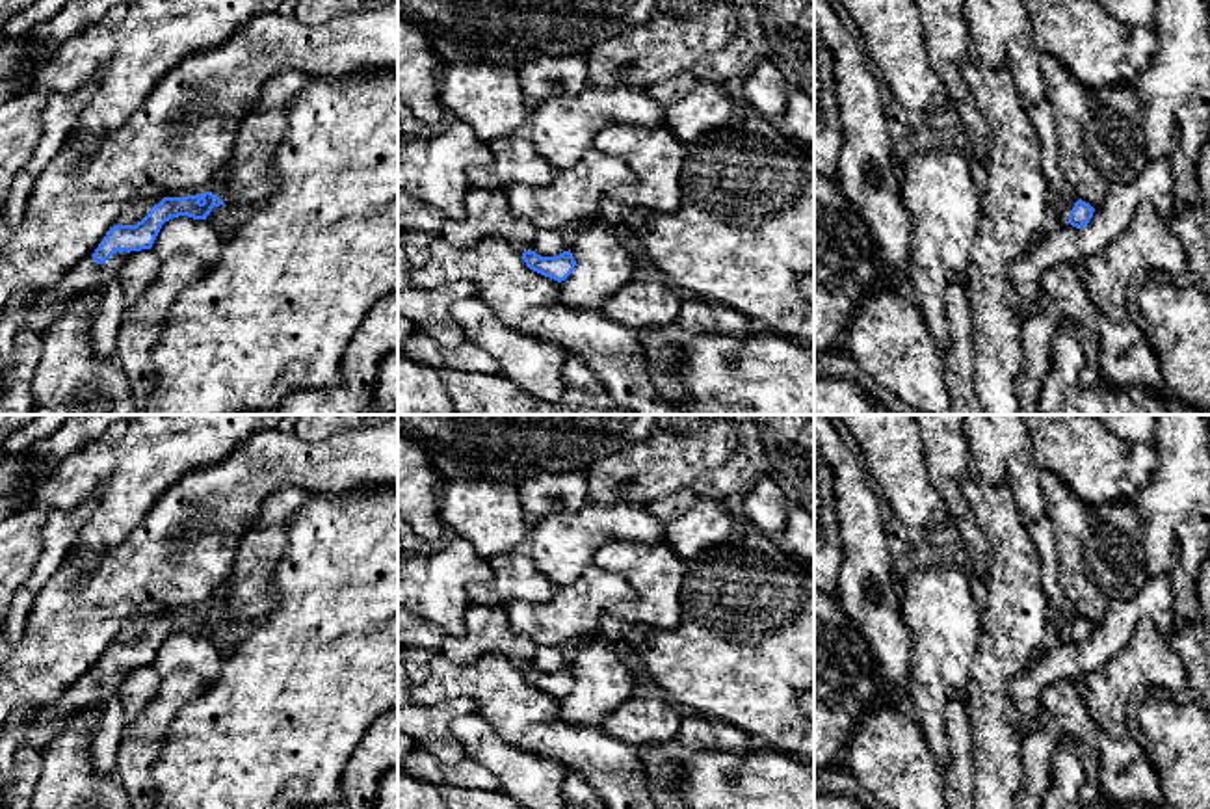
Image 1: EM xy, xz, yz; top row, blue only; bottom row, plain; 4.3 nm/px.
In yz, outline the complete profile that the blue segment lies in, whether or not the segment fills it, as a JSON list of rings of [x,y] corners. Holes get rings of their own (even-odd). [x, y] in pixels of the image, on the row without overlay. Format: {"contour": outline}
{"contour": [[[1078,616],[1069,630],[1069,640],[1076,645],[1082,645],[1089,640],[1093,629],[1095,625],[1089,619]]]}

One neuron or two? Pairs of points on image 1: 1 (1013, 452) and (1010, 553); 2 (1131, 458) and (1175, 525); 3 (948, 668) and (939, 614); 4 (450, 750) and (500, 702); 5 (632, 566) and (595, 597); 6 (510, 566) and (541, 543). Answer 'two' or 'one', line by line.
1: two
2: two
3: one
4: two
5: two
6: two

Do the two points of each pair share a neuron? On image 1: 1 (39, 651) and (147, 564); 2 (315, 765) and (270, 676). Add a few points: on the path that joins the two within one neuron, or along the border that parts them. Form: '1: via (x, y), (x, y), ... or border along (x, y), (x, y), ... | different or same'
1: via (65, 629), (95, 599), (121, 583) | same
2: via (292, 742), (283, 733), (283, 698) | same

